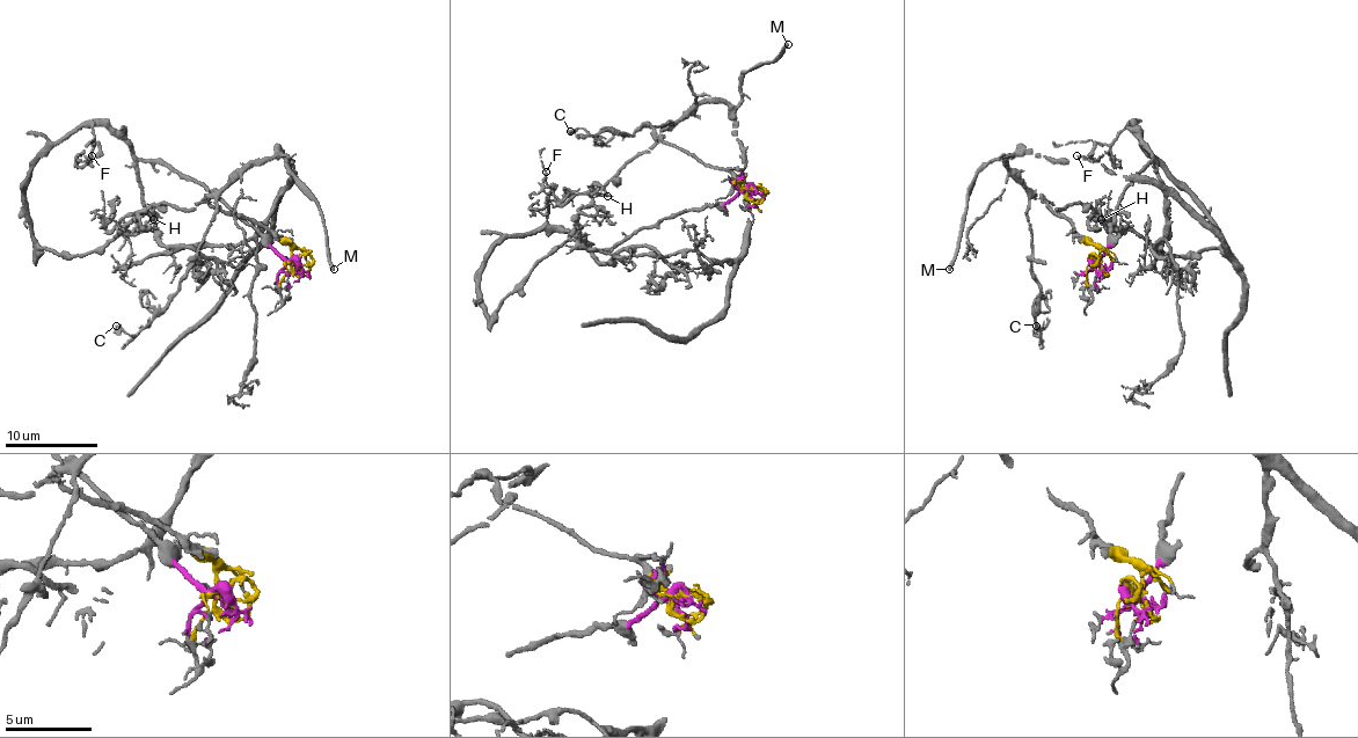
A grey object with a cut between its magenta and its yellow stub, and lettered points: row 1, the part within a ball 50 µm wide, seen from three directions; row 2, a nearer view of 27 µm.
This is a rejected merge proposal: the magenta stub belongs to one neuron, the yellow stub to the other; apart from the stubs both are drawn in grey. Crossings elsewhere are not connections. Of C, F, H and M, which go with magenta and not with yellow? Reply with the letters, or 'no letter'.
F, H

